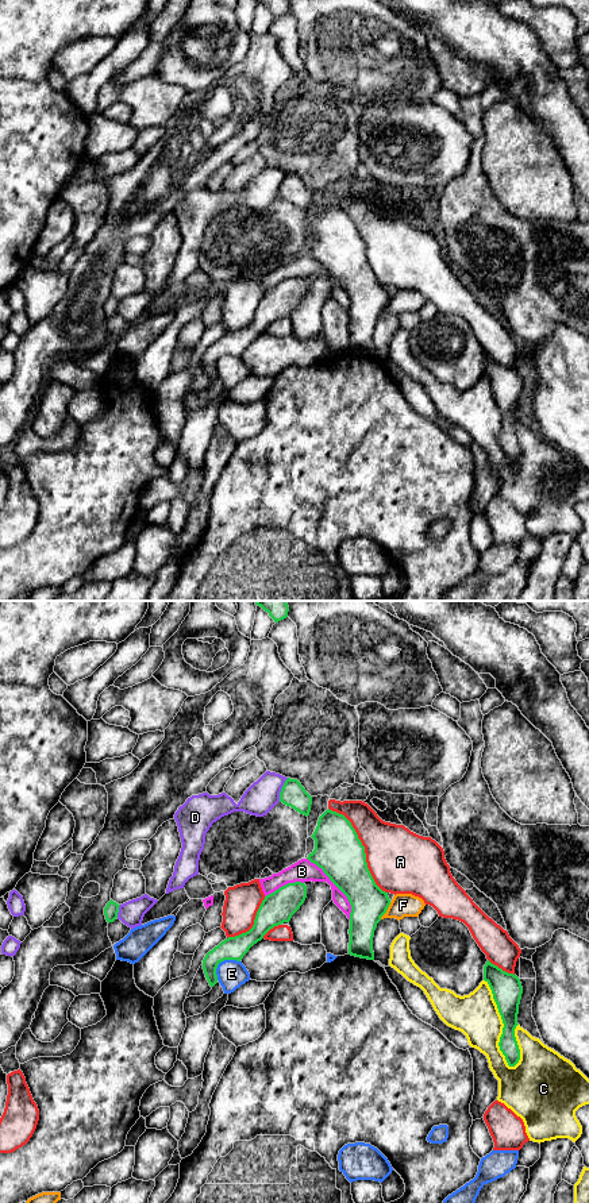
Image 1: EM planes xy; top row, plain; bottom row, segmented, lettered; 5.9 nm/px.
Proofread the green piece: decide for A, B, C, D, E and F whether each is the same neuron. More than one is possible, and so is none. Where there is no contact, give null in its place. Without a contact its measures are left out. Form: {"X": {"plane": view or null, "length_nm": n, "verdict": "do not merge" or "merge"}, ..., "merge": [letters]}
{"A": {"plane": "xy", "length_nm": 600, "verdict": "do not merge"}, "B": {"plane": "xy", "length_nm": 440, "verdict": "do not merge"}, "C": {"plane": "xy", "length_nm": 550, "verdict": "do not merge"}, "D": {"plane": "xy", "length_nm": 160, "verdict": "do not merge"}, "E": {"plane": "xy", "length_nm": 180, "verdict": "do not merge"}, "F": {"plane": "xy", "length_nm": 120, "verdict": "do not merge"}, "merge": []}

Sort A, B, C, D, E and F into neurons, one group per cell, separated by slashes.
A / B / C / D / E / F

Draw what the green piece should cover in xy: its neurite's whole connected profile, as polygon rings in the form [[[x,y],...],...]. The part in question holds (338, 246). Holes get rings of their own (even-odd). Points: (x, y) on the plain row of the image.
[[[330,204],[319,212],[311,232],[315,244],[307,254],[323,265],[351,300],[349,350],[374,355],[374,325],[390,294],[367,263],[365,242],[351,217]]]

